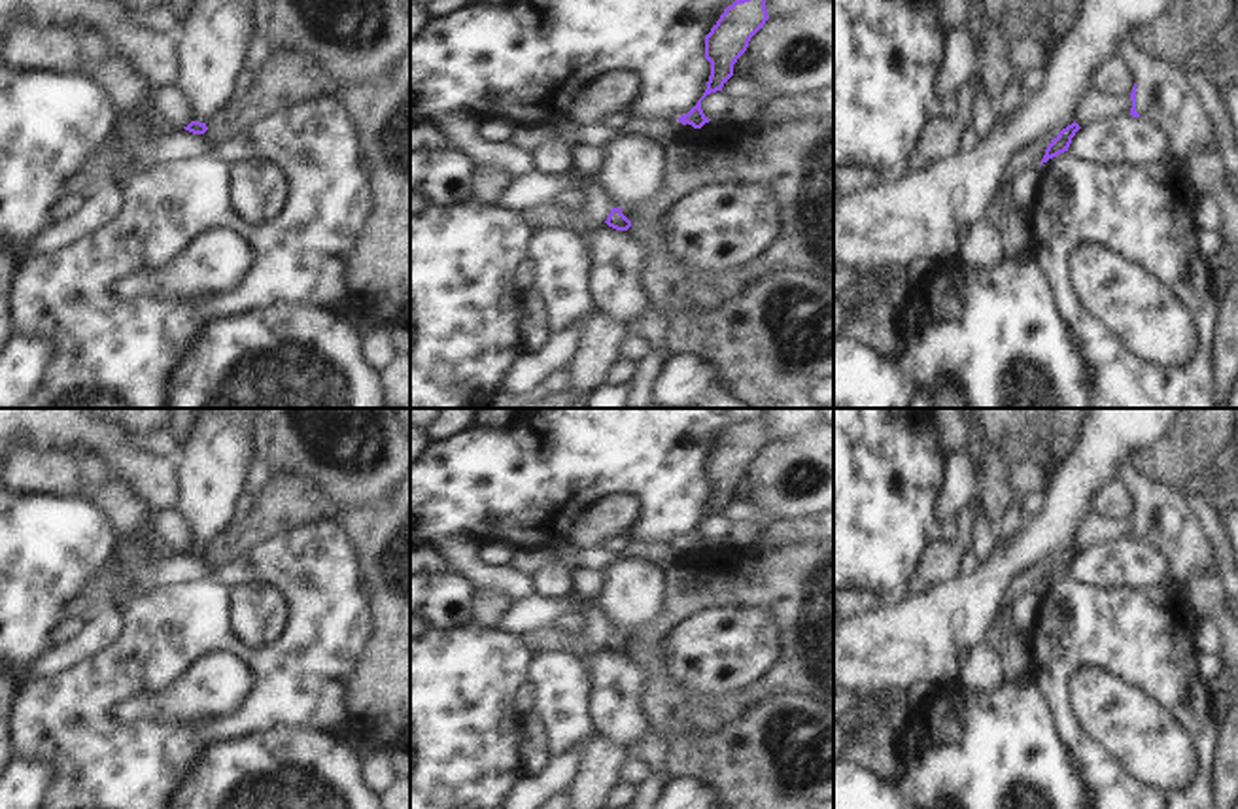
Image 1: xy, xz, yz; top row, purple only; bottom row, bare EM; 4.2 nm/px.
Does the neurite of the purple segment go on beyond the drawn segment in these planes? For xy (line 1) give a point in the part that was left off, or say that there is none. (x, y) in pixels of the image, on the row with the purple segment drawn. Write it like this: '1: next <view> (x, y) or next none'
1: next none

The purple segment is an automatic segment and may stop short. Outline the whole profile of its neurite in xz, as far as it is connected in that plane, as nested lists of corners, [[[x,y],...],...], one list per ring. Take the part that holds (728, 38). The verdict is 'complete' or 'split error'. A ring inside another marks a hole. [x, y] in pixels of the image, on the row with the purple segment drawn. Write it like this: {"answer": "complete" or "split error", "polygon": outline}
{"answer": "complete", "polygon": [[[735,0],[731,6],[728,6],[724,9],[724,13],[716,21],[716,25],[705,36],[705,59],[711,62],[711,76],[707,81],[707,89],[705,89],[703,96],[697,100],[697,104],[688,113],[679,117],[679,123],[682,123],[682,125],[688,123],[694,129],[701,129],[705,123],[711,121],[701,110],[701,100],[711,93],[722,91],[724,83],[733,76],[733,64],[747,51],[750,38],[765,25],[767,19],[769,19],[769,15],[765,9],[765,0]]]}

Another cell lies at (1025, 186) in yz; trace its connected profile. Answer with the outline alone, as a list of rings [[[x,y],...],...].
[[[1032,166],[1017,174],[1011,180],[1009,189],[1013,204],[1030,212],[1041,189],[1041,166]]]

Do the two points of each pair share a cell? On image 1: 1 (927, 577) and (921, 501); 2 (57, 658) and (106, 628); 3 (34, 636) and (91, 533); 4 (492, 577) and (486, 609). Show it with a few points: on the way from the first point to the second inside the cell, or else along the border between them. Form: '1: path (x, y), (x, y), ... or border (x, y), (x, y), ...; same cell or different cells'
1: border (955, 520), (957, 537), (934, 539), (904, 586); different cells
2: path (68, 653), (95, 636); same cell
3: path (34, 611), (34, 590), (67, 558); same cell
4: border (475, 588), (501, 592), (511, 602); different cells

